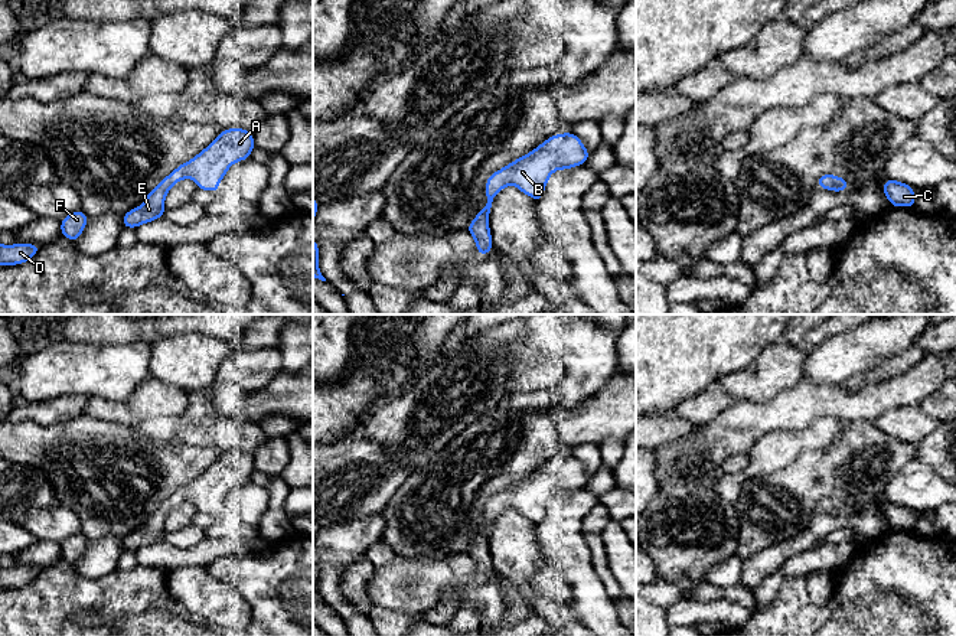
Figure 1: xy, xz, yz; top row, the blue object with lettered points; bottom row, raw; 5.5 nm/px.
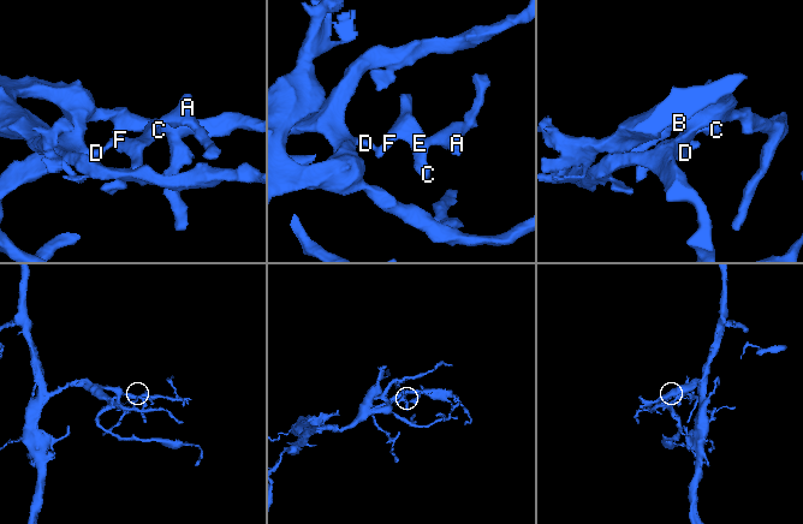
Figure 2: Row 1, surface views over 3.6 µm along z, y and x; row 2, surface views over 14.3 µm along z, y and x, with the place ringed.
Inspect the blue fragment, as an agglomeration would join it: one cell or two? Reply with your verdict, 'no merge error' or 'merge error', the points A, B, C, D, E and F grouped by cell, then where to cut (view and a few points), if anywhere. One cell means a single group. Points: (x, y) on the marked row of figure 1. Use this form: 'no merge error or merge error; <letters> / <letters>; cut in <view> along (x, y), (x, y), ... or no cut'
no merge error; A B C D E F; no cut

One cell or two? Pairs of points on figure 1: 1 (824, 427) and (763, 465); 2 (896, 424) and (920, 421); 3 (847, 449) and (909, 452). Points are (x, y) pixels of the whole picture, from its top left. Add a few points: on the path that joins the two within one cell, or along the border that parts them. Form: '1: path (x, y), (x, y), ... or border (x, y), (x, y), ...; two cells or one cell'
1: path (809, 437), (790, 442), (777, 450); one cell
2: path (901, 424), (914, 424); one cell
3: path (862, 449), (887, 446), (893, 452); one cell

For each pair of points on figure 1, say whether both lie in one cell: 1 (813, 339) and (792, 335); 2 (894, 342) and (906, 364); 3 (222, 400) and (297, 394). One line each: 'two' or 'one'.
1: two
2: two
3: one

